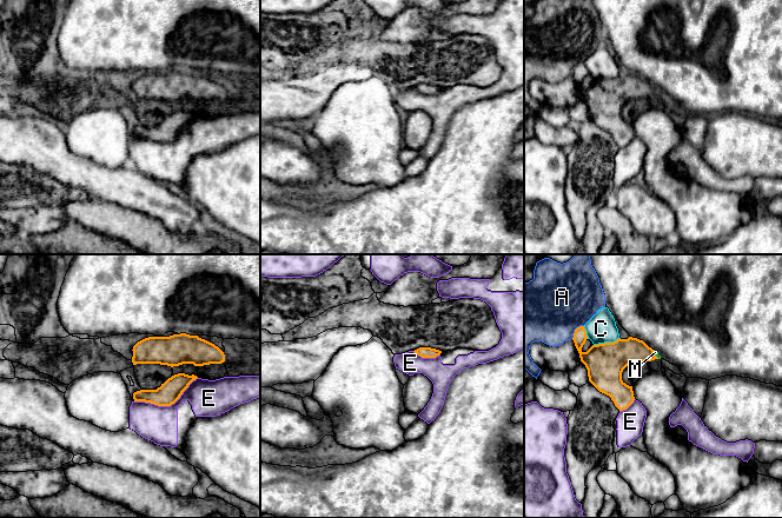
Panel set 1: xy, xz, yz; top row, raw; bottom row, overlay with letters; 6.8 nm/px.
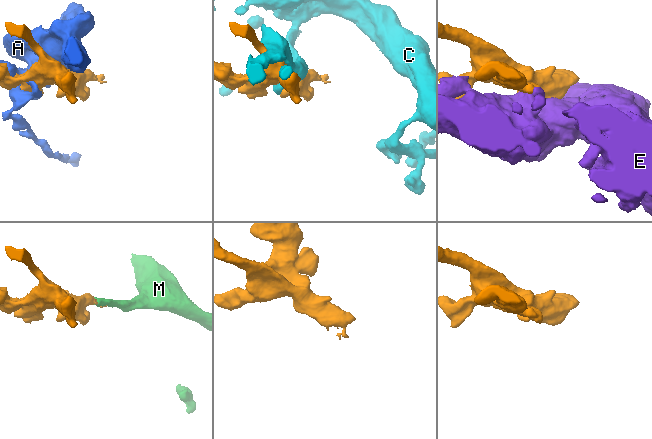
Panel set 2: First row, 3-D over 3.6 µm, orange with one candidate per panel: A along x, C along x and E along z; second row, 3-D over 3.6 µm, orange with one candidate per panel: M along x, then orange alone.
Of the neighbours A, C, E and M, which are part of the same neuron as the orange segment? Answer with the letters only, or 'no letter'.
M

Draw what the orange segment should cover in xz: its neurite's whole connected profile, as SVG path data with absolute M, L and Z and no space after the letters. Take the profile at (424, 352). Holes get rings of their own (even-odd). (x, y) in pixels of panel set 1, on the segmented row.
M419 347L413 352L420 356L422 358L436 358L442 353L442 351L431 347Z

